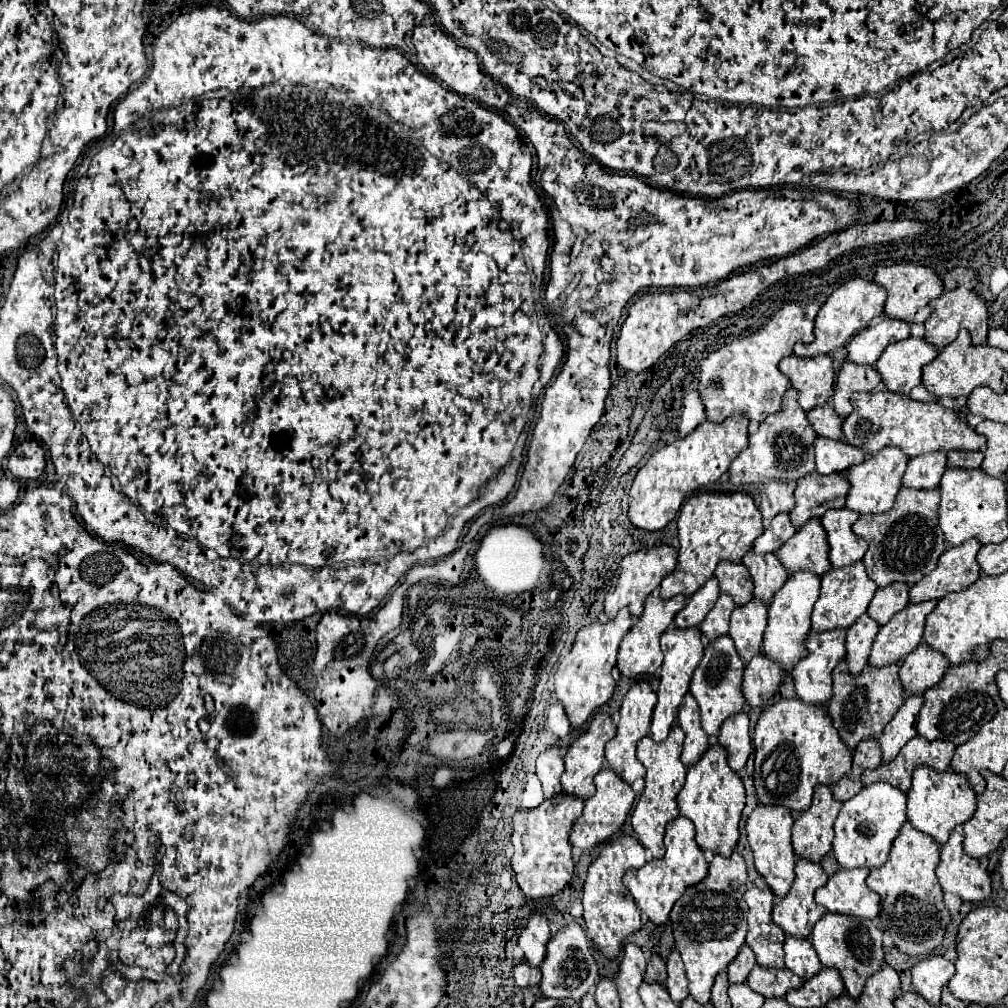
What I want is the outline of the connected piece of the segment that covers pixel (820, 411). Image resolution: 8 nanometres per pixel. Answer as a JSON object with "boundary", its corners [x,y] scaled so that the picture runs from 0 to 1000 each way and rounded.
{"boundary":[[[822,399],[816,403],[809,403],[809,407],[803,407],[801,415],[813,433],[836,437],[836,429],[834,429],[836,415],[832,415],[832,411],[828,411],[828,405]]]}

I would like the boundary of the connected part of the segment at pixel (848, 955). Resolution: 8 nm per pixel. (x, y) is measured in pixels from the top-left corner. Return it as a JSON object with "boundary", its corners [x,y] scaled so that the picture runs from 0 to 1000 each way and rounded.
{"boundary":[[[818,907],[805,927],[805,937],[816,958],[826,958],[834,964],[838,982],[850,990],[858,978],[858,972],[876,958],[874,923],[854,911],[840,911],[838,907]]]}

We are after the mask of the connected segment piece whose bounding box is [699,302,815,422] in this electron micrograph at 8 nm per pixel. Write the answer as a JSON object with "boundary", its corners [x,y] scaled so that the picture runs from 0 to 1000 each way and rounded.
{"boundary":[[[781,300],[769,313],[765,313],[759,325],[747,333],[717,343],[699,355],[695,361],[693,391],[701,407],[701,417],[717,419],[725,411],[737,411],[743,417],[755,419],[759,413],[771,409],[777,389],[783,385],[783,379],[777,375],[771,361],[787,349],[789,339],[807,339],[807,325],[809,319],[799,313],[795,302]]]}

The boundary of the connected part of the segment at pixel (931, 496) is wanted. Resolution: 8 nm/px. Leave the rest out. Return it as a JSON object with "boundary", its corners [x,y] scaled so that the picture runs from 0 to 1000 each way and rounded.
{"boundary":[[[896,482],[890,490],[888,502],[882,508],[860,510],[860,512],[854,512],[846,520],[846,528],[852,530],[854,534],[858,534],[858,538],[862,540],[862,546],[856,552],[856,560],[858,560],[862,573],[870,581],[880,581],[884,577],[898,577],[898,579],[906,581],[916,571],[920,571],[924,565],[928,565],[932,552],[938,548],[938,534],[936,534],[936,526],[932,526],[932,516],[928,514],[928,506],[932,506],[932,486],[930,484],[926,484],[926,486],[904,486],[904,484]]]}

